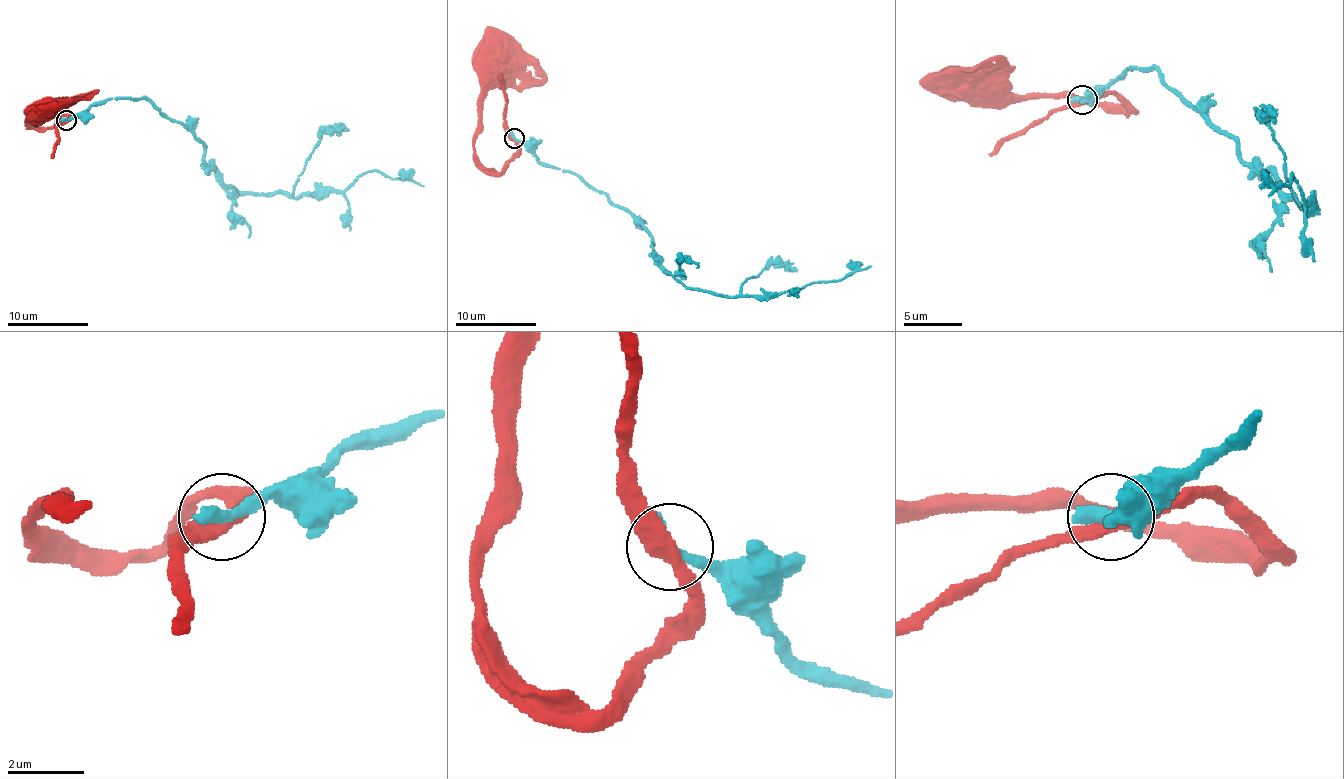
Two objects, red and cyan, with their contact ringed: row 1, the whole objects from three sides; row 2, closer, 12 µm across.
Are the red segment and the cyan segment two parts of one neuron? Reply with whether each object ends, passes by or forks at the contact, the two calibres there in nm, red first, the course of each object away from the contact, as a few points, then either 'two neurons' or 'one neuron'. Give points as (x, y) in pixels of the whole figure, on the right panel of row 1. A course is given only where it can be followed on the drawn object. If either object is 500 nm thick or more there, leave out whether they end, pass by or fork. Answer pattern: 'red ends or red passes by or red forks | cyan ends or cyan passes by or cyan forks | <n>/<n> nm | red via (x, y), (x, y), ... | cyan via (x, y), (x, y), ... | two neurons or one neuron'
red passes by | cyan ends | 360/420 nm | red via (1083, 100), (1115, 95), (1133, 109), (1130, 112), (1103, 103), (1086, 103), (1077, 98), (974, 98), (963, 92) | cyan via (1083, 100), (1130, 68), (1153, 68), (1229, 136), (1241, 159), (1262, 165), (1311, 212), (1291, 174), (1267, 197) | two neurons

